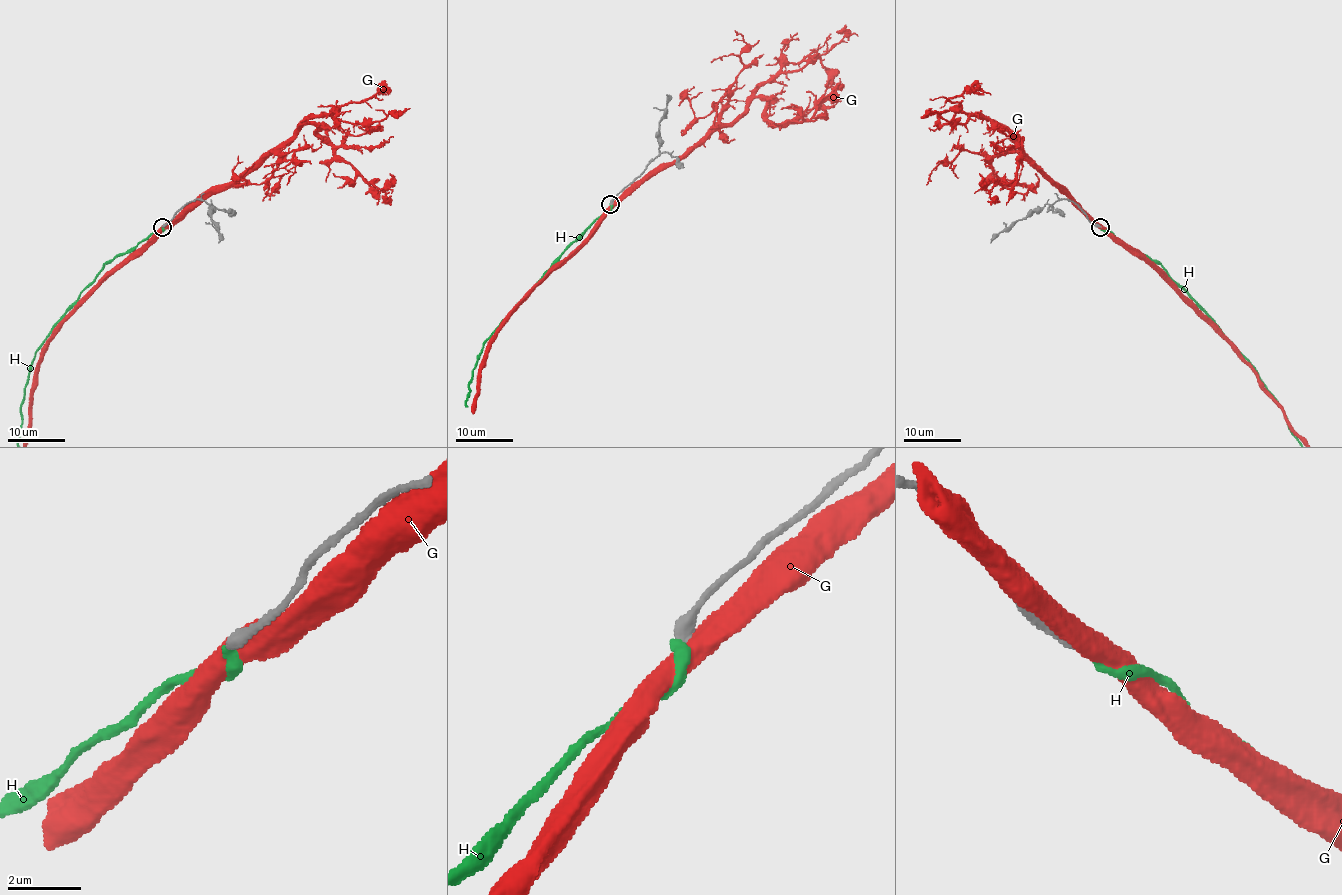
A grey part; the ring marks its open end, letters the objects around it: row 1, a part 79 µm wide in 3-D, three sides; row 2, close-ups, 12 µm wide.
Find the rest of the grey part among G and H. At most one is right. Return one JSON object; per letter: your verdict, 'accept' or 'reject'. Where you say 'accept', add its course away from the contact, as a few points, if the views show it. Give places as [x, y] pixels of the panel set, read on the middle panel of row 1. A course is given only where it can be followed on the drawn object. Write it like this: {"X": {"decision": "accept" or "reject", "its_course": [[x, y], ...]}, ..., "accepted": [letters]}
{"G": {"decision": "reject"}, "H": {"decision": "reject"}, "accepted": []}

